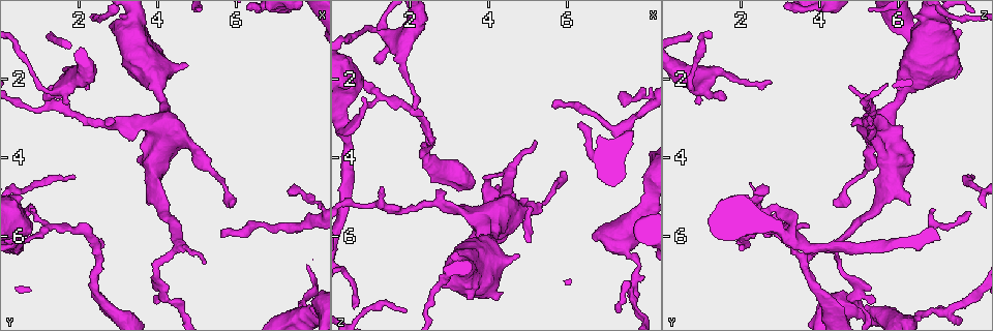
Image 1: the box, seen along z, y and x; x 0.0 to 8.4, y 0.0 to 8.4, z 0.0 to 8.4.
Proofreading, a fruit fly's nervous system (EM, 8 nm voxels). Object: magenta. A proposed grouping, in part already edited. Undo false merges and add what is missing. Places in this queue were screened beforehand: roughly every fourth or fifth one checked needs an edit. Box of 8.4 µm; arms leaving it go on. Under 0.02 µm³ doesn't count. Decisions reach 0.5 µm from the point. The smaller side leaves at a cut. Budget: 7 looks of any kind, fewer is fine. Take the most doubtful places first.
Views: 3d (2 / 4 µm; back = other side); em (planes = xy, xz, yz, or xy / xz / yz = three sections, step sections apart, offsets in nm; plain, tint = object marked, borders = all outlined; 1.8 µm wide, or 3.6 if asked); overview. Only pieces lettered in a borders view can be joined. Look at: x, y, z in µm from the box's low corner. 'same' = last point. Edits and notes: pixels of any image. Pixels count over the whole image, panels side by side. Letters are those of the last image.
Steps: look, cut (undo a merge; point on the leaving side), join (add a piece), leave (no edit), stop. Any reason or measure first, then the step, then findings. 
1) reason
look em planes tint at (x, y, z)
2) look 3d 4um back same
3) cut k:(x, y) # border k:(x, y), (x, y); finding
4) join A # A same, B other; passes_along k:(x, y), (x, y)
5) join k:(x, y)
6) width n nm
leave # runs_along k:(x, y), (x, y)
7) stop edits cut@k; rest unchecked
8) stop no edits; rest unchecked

an open end
look em planes borders at (5.60, 6.05, 2.70)

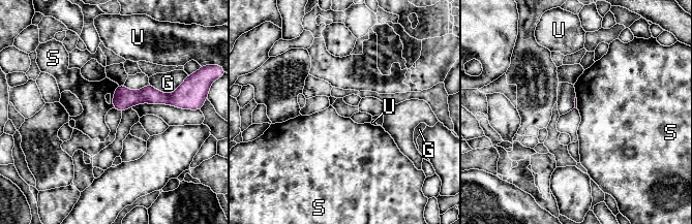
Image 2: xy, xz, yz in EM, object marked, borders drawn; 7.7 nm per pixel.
leave # G other, S other, U other; border 2:(118, 85), (114, 93), (112, 107); no lettered piece goes on from it

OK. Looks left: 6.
abrupt turn
look 3d 4um at (1.15, 2.35, 0.75)

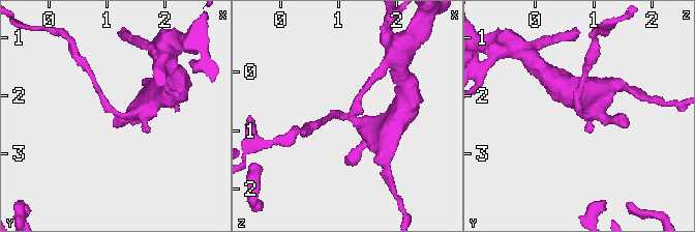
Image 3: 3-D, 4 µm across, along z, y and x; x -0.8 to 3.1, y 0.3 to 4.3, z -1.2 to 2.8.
need the tissue
look em planes tint at (1.10, 2.30, 0.80)

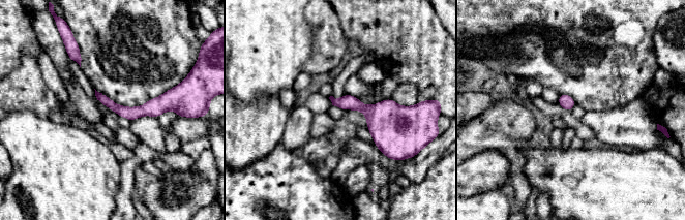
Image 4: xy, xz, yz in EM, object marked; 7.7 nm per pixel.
see the neighbours
look em planes borders same

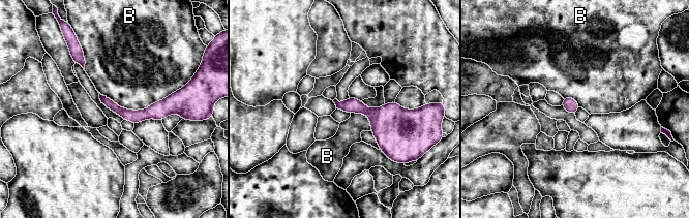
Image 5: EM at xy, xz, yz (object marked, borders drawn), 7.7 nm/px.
leave # B other; one neuron here

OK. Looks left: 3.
closes a loop
look em planes borders at (0.85, 5.30, 2.75)

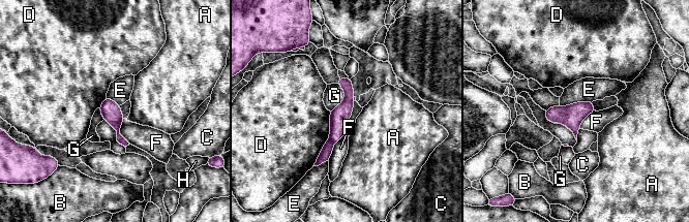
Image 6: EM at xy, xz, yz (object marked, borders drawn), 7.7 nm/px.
cut 6:(339, 117) # A other, B other, C other, D other, E other, F other, G other, H other; part_leaving 6:(347, 80), (349, 102), (334, 138); a second neuron is stuck on

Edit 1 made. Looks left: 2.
stop edits cut@6; rest unchecked

